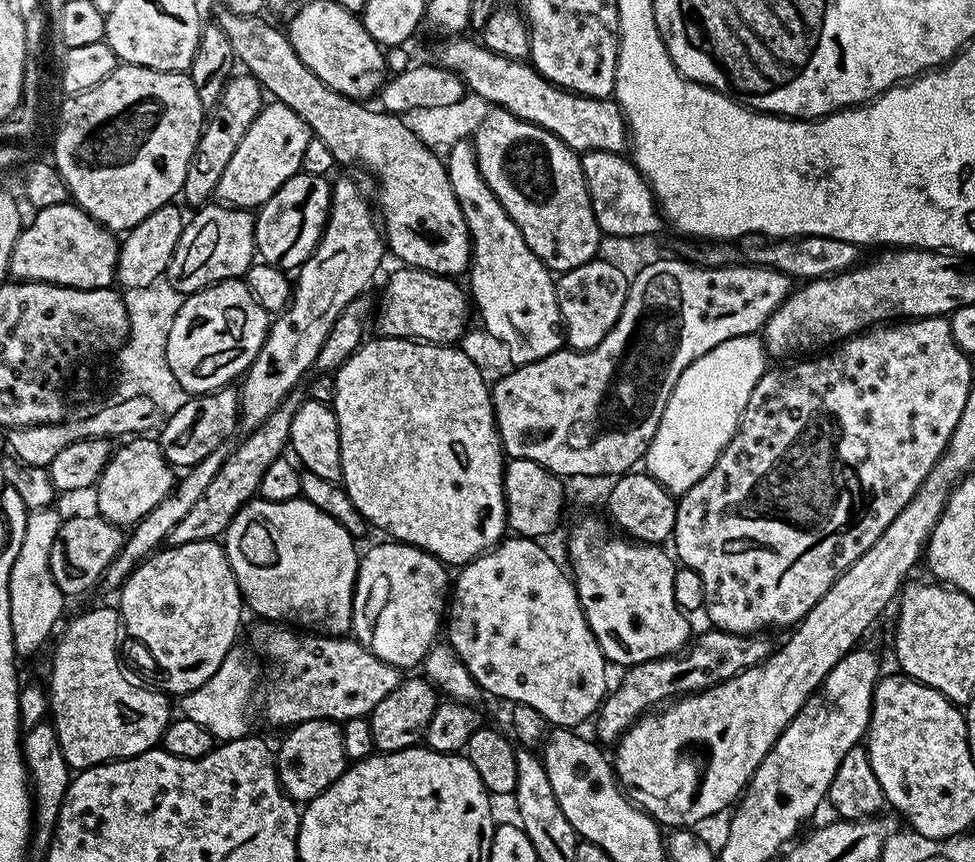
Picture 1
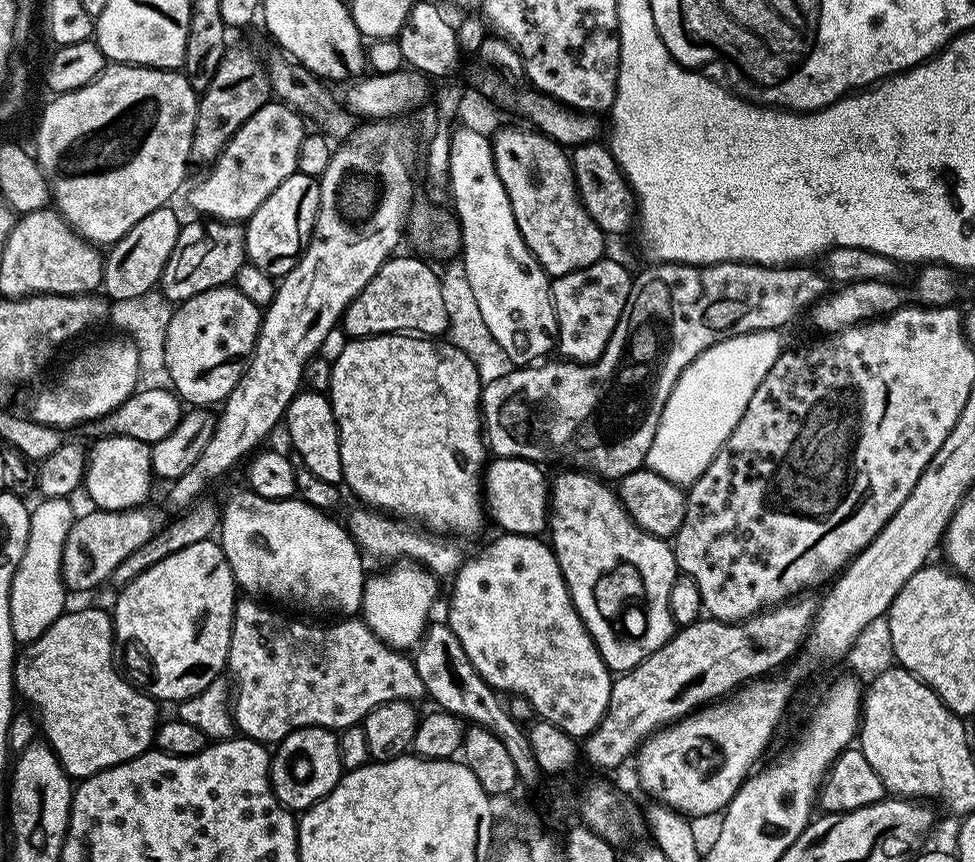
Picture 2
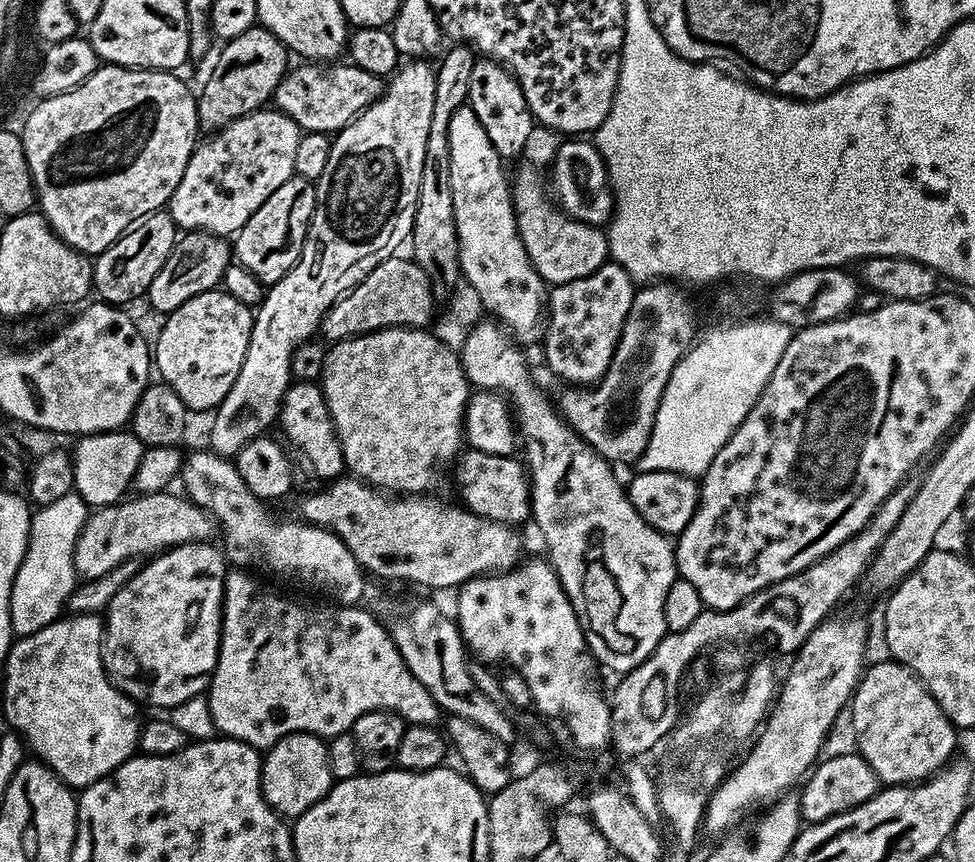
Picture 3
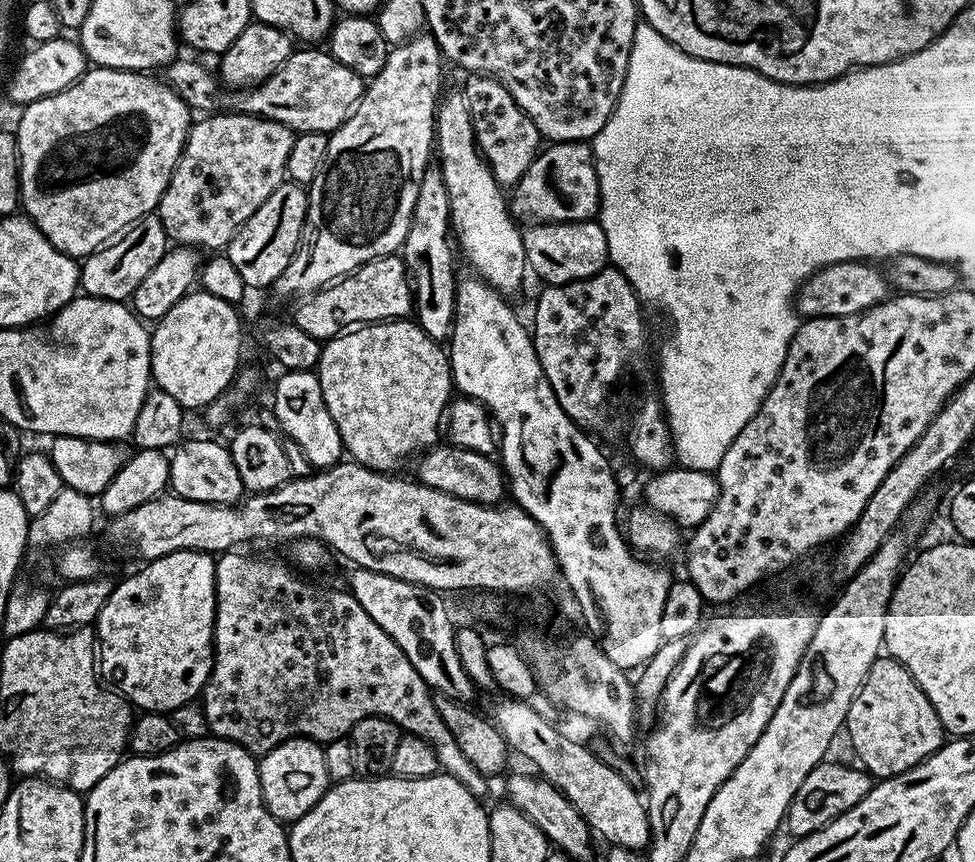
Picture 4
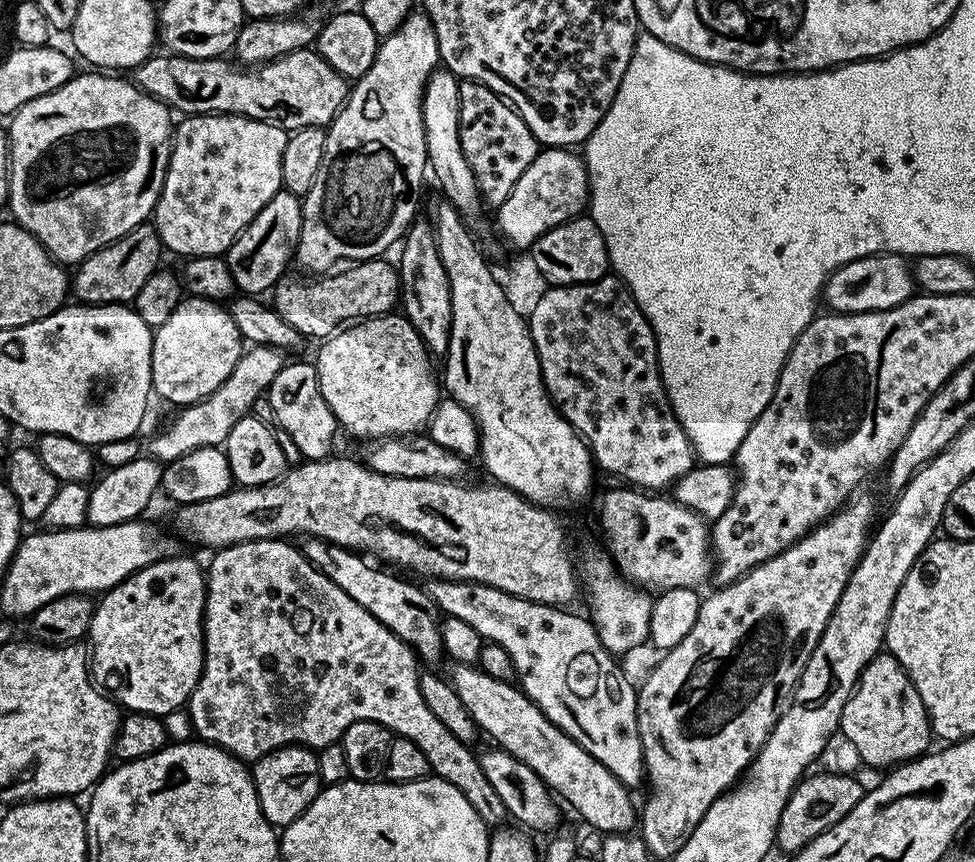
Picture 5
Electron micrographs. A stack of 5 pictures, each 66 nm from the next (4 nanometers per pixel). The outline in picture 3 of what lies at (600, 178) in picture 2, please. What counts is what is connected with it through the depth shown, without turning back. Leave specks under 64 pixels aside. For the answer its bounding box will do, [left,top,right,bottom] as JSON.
[550,138,615,227]

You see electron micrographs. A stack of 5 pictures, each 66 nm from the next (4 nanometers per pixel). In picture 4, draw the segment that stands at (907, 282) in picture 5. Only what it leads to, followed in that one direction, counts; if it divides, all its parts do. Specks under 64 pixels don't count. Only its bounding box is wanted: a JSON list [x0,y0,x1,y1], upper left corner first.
[794,260,890,320]

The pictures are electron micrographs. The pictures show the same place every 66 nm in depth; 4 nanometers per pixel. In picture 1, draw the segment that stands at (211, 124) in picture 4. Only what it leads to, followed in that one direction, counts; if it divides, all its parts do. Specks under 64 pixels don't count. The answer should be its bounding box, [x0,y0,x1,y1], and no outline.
[215,102,313,209]

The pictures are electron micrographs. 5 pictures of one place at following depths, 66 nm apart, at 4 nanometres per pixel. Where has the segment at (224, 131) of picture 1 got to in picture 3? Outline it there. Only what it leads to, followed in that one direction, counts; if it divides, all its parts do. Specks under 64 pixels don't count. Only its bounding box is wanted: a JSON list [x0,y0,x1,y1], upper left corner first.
[196,26,290,134]

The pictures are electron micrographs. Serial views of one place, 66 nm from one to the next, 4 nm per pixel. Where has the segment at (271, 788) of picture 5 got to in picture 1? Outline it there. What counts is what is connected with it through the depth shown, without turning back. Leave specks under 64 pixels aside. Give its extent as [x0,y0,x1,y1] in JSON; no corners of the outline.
[275,720,350,802]

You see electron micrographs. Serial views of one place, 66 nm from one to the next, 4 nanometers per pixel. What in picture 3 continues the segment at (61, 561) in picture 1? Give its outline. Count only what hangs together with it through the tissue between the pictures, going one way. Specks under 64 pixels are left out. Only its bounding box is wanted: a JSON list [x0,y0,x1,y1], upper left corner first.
[74,490,213,581]

